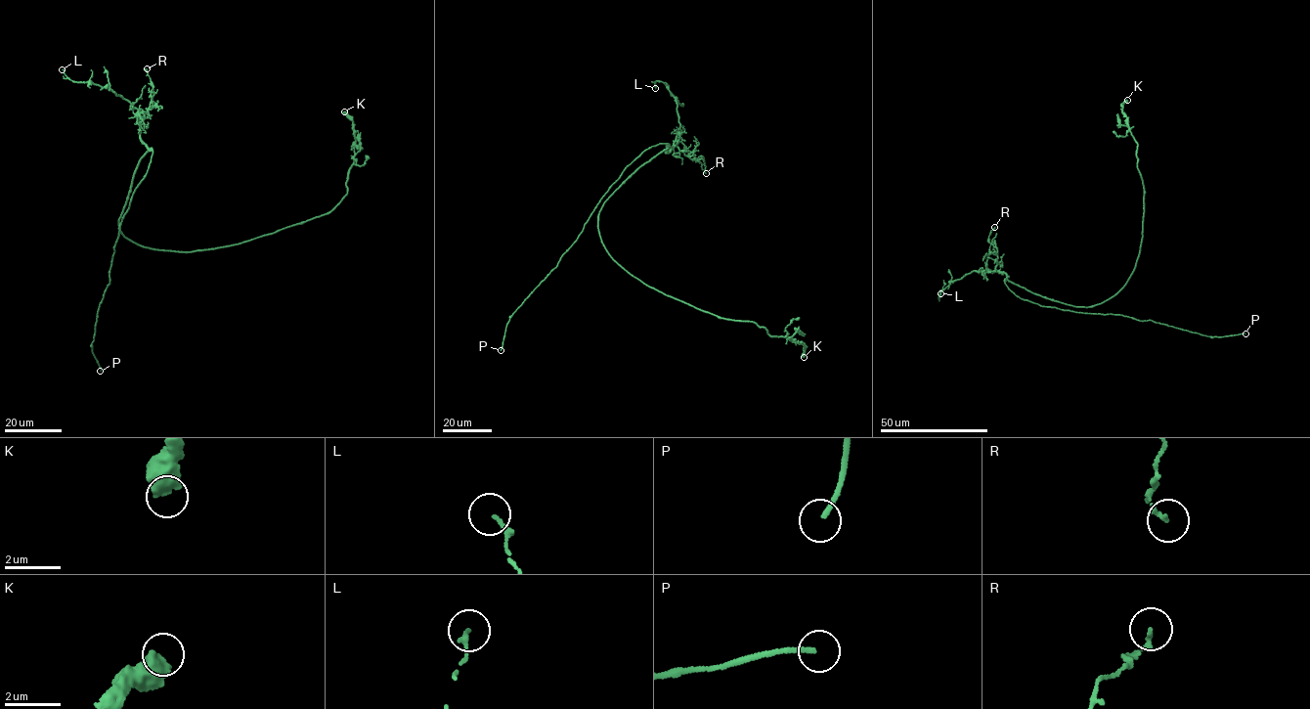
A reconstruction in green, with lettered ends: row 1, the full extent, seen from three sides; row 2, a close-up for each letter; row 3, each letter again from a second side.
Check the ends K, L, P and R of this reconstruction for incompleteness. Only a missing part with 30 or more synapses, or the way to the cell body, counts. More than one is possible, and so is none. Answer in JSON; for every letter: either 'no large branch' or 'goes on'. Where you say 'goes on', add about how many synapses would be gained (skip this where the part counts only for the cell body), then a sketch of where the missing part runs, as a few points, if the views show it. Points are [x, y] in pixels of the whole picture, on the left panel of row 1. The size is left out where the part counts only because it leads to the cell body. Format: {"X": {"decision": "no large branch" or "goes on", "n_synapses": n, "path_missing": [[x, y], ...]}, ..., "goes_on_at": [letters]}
{"K": {"decision": "no large branch"}, "L": {"decision": "no large branch"}, "P": {"decision": "goes on"}, "R": {"decision": "no large branch"}, "goes_on_at": ["P"]}

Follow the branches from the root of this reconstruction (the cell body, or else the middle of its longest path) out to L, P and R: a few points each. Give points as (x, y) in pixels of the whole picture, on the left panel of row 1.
L: (125, 203), (137, 168), (149, 149), (140, 135), (137, 110), (109, 88), (91, 81), (73, 81), (62, 69)
P: (125, 203), (140, 160), (151, 149), (146, 174), (121, 223), (109, 283), (97, 313), (92, 346), (100, 371)
R: (125, 203), (137, 168), (149, 149), (139, 131), (142, 120), (148, 115), (152, 98), (152, 84), (147, 68)

